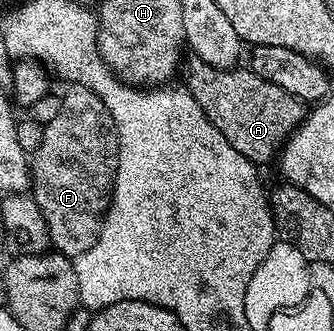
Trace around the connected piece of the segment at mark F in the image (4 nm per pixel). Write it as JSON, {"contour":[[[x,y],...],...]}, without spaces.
{"contour":[[[74,83],[62,90],[61,112],[44,125],[41,135],[41,147],[30,158],[31,188],[37,207],[41,207],[41,215],[45,215],[45,223],[49,227],[51,244],[54,252],[64,253],[72,259],[81,256],[101,235],[103,217],[111,205],[111,192],[115,186],[115,172],[119,162],[119,136],[113,123],[113,115],[109,115],[109,107],[101,103],[101,99],[89,87]]]}

